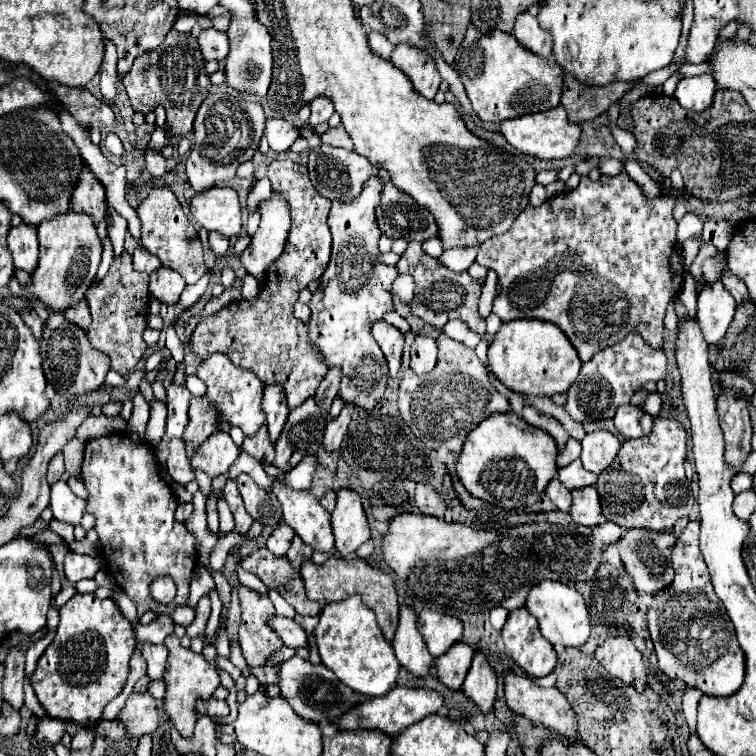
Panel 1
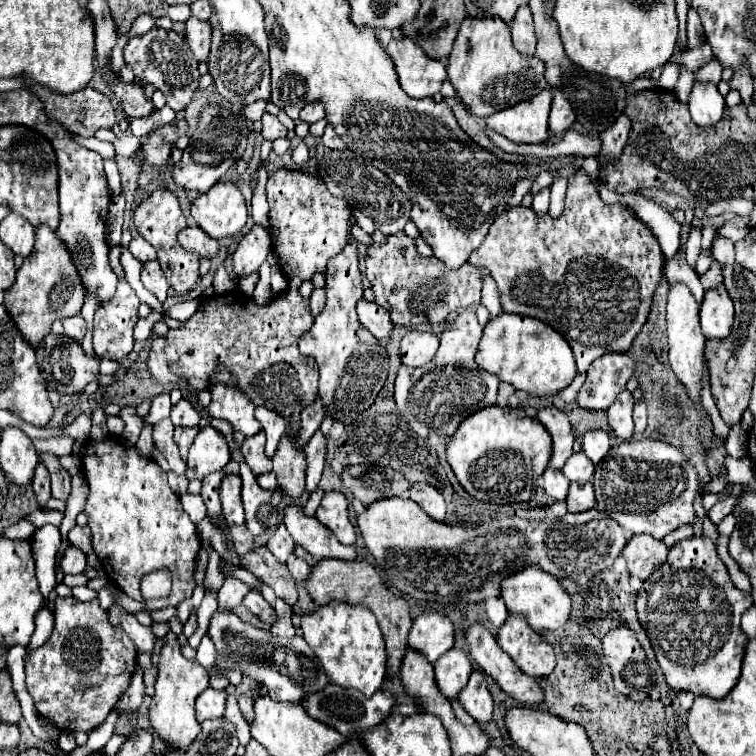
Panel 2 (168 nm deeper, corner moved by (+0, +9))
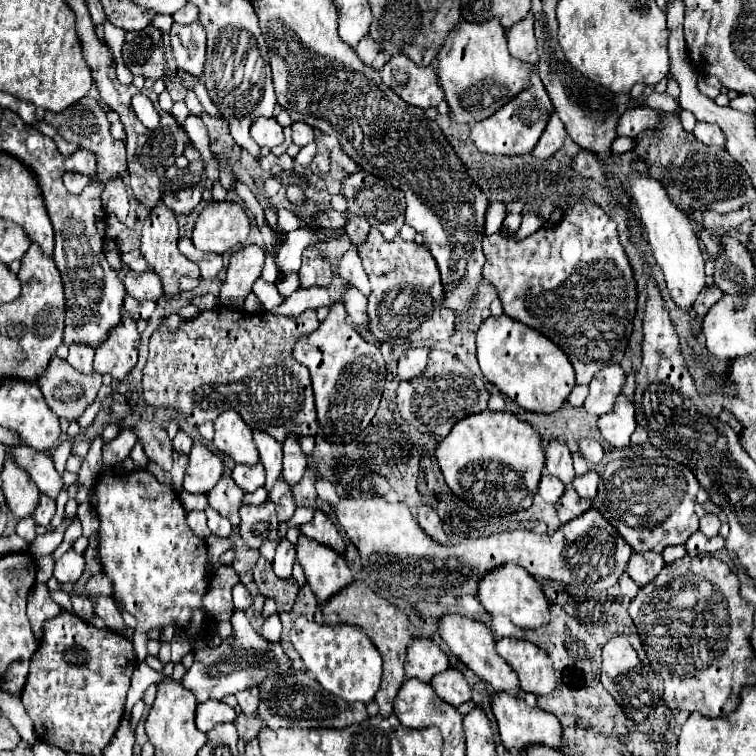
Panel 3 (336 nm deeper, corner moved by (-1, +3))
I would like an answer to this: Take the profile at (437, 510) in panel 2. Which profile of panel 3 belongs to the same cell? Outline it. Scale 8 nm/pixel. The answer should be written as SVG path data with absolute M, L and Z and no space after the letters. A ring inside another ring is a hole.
M428 505L418 507L418 511L416 511L416 521L418 521L418 525L422 527L422 531L424 531L426 535L430 535L430 537L440 543L440 545L446 545L446 543L448 543L448 537L446 533L444 533L444 529L442 529L440 517L438 517L438 513L436 513L432 507L428 507Z

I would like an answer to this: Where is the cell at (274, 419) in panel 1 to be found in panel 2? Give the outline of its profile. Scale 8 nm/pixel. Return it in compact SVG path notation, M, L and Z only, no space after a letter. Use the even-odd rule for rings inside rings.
M257 407L255 409L255 417L259 419L265 435L267 435L267 445L265 445L265 455L273 457L279 439L285 435L287 431L287 419L277 415L277 411L269 411L267 407Z

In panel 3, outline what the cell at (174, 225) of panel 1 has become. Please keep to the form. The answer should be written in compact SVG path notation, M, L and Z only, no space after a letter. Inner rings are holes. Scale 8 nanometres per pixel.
M158 205L154 211L150 211L150 215L144 221L142 227L142 237L140 237L140 251L144 255L144 259L150 263L152 271L162 279L162 287L164 293L168 297L178 295L178 279L182 275L188 275L192 279L200 279L200 269L194 261L186 259L180 251L178 251L178 223L176 223L176 215L166 209L166 205Z

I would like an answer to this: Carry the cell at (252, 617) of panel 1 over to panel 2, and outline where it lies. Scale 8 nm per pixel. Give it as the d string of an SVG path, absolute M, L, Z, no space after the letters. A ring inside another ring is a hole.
M225 579L223 587L219 589L219 603L243 603L245 595L251 591L249 585L237 579Z

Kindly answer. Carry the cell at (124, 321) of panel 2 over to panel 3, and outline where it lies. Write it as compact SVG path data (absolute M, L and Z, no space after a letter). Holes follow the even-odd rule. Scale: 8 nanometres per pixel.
M128 315L122 317L122 323L112 329L110 337L96 349L94 371L100 375L112 375L122 381L138 361L140 333L136 331L136 321Z

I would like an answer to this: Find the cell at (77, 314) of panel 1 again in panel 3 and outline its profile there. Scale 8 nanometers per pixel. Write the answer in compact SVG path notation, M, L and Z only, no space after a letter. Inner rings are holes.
M70 345L70 353L68 353L68 363L80 371L80 373L86 373L90 375L94 369L92 369L92 359L94 359L94 347L90 345Z

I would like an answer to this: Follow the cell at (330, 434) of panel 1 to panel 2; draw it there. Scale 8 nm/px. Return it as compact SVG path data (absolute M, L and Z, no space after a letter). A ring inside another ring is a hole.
M321 429L315 431L315 435L309 439L305 453L307 453L307 485L305 487L309 491L315 491L321 479L325 455L327 455L327 437L321 433Z

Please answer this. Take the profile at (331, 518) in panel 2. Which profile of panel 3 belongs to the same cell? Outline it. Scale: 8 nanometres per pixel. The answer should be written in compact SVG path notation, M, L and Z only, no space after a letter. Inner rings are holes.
M314 511L314 519L306 525L300 525L300 535L314 539L322 545L328 545L336 553L344 553L344 541L342 541L340 531L322 511Z

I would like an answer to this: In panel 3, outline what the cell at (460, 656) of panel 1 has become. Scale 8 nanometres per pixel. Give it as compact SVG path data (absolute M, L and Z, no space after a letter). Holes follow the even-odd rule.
M446 669L444 673L438 673L430 685L442 701L454 707L460 707L462 703L470 701L472 695L472 689L468 687L464 675L458 669Z

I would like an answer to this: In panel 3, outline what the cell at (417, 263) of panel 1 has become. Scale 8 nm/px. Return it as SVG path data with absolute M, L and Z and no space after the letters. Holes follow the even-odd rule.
M372 227L358 247L358 255L372 287L368 297L368 331L378 343L412 345L420 341L446 341L454 333L454 313L444 307L440 273L426 245L404 241L400 235L386 241Z

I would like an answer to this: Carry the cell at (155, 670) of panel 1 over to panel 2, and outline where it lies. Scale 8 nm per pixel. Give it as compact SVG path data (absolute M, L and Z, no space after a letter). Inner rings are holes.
M111 607L109 609L109 621L117 623L125 629L125 633L131 637L131 641L135 643L139 653L151 653L153 651L157 637L153 635L151 627L143 627L131 613L127 613L119 607Z

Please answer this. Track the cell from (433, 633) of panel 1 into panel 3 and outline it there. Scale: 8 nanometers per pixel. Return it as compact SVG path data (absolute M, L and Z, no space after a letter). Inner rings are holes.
M414 639L406 657L406 679L420 679L430 683L434 675L448 669L448 657L430 639Z

